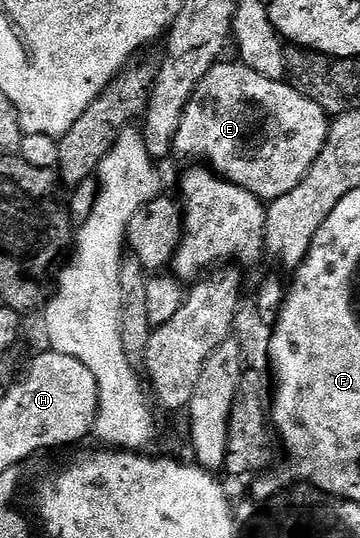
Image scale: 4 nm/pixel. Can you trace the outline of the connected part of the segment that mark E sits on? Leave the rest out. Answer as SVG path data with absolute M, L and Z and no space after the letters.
M243 63L224 64L216 64L198 83L190 103L184 108L182 123L178 123L172 153L188 161L184 163L207 163L225 181L250 191L265 203L282 199L282 195L294 191L294 187L306 179L306 171L310 171L314 159L322 155L328 138L329 114L287 80L268 79Z

